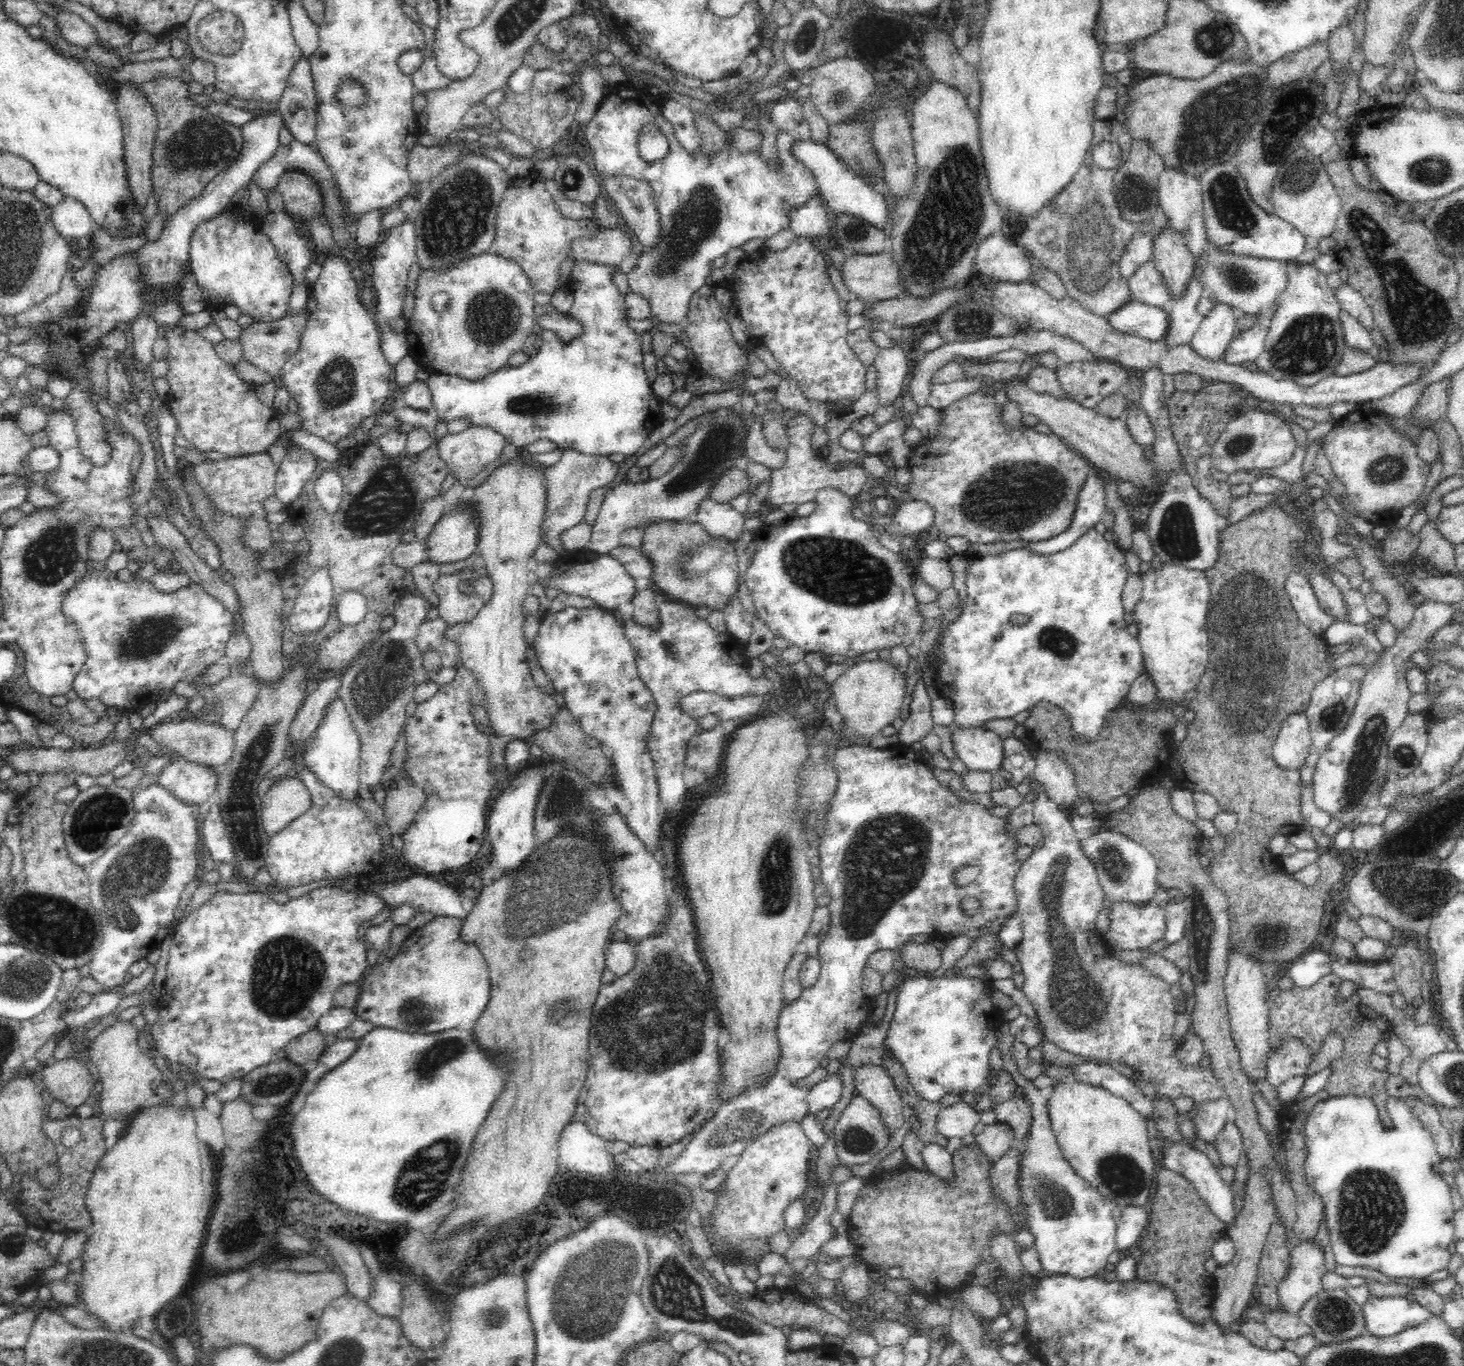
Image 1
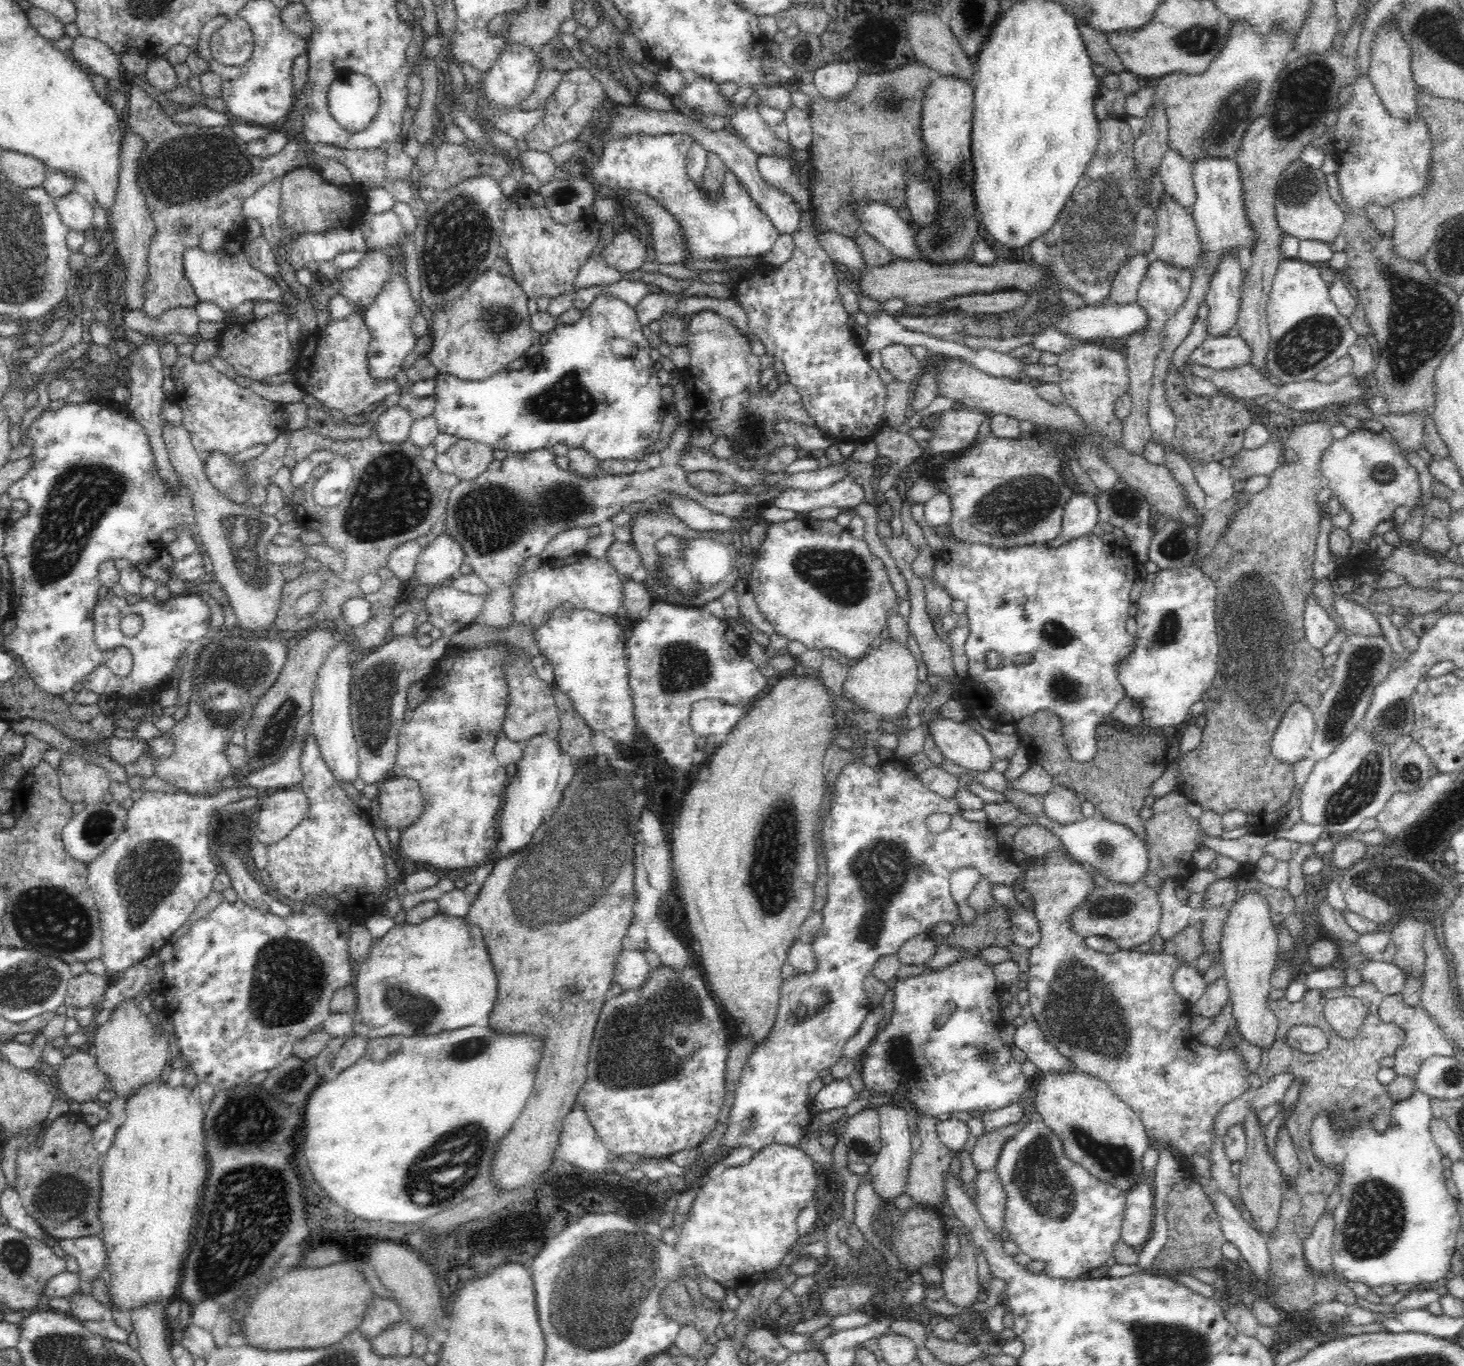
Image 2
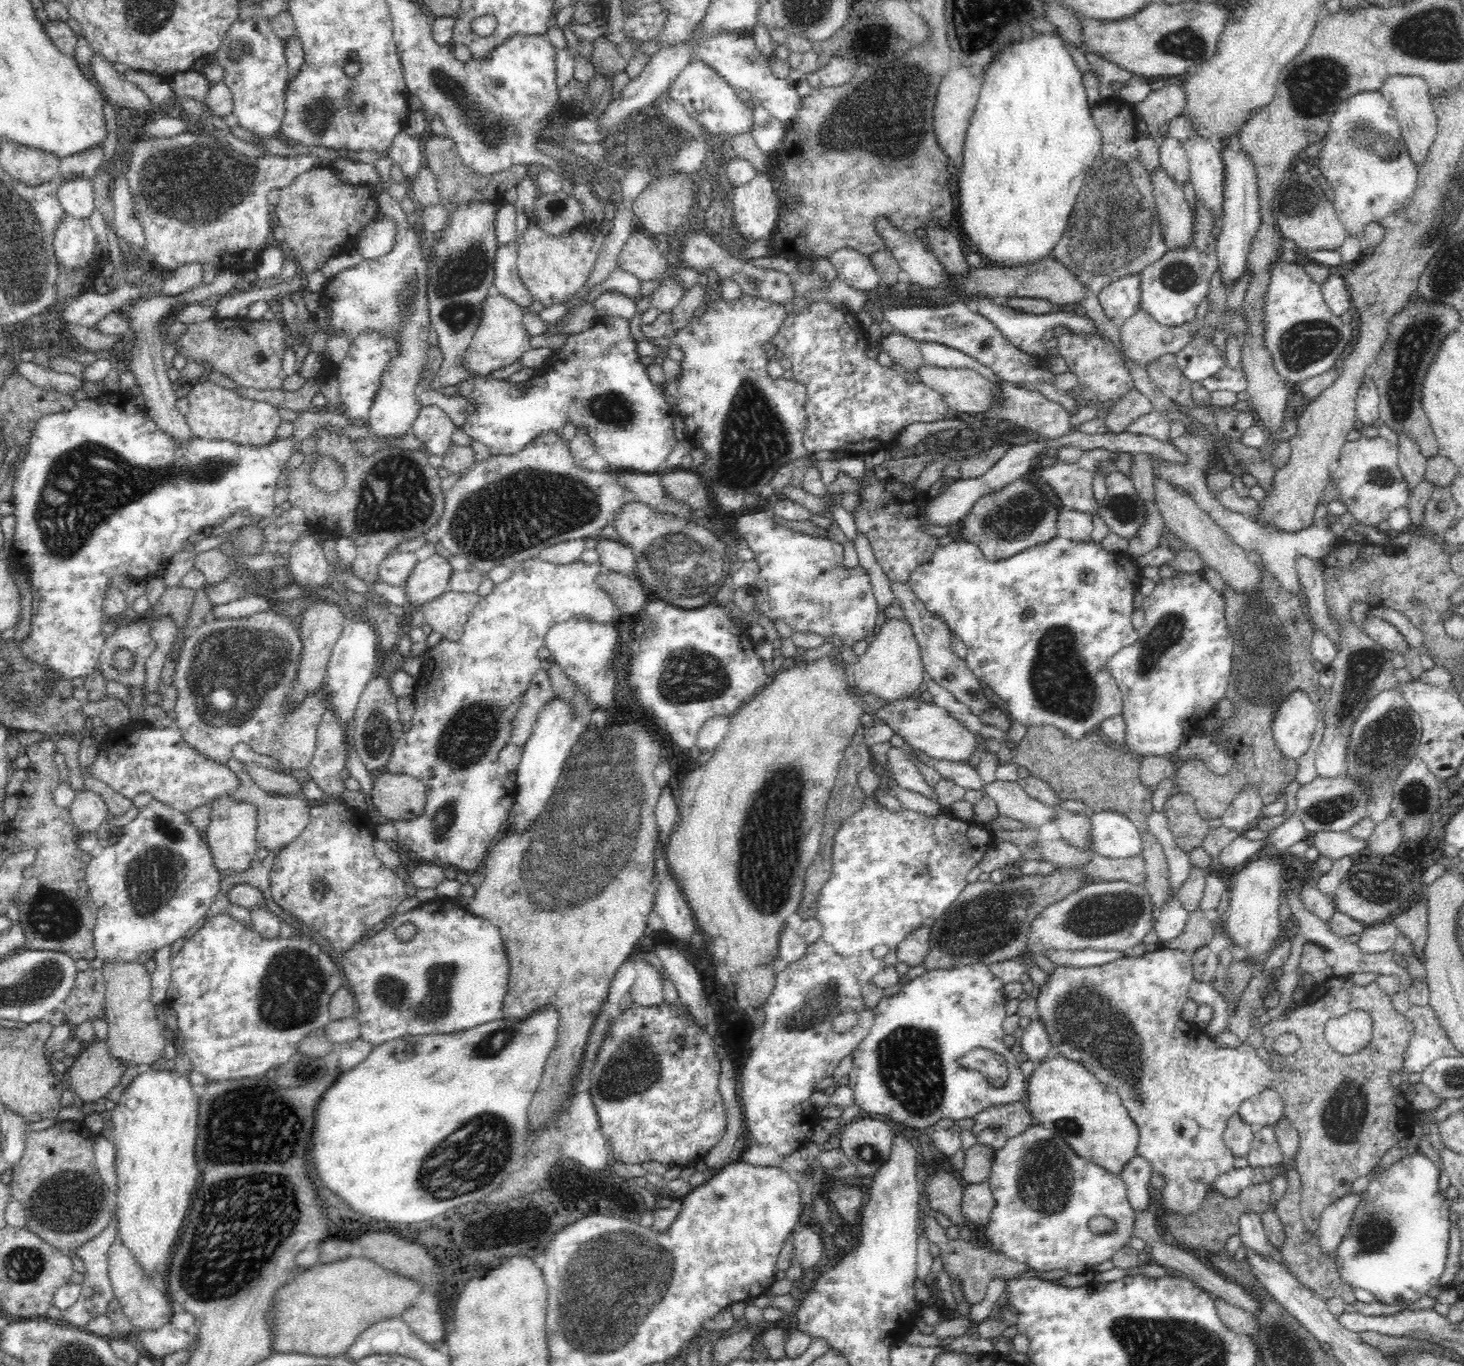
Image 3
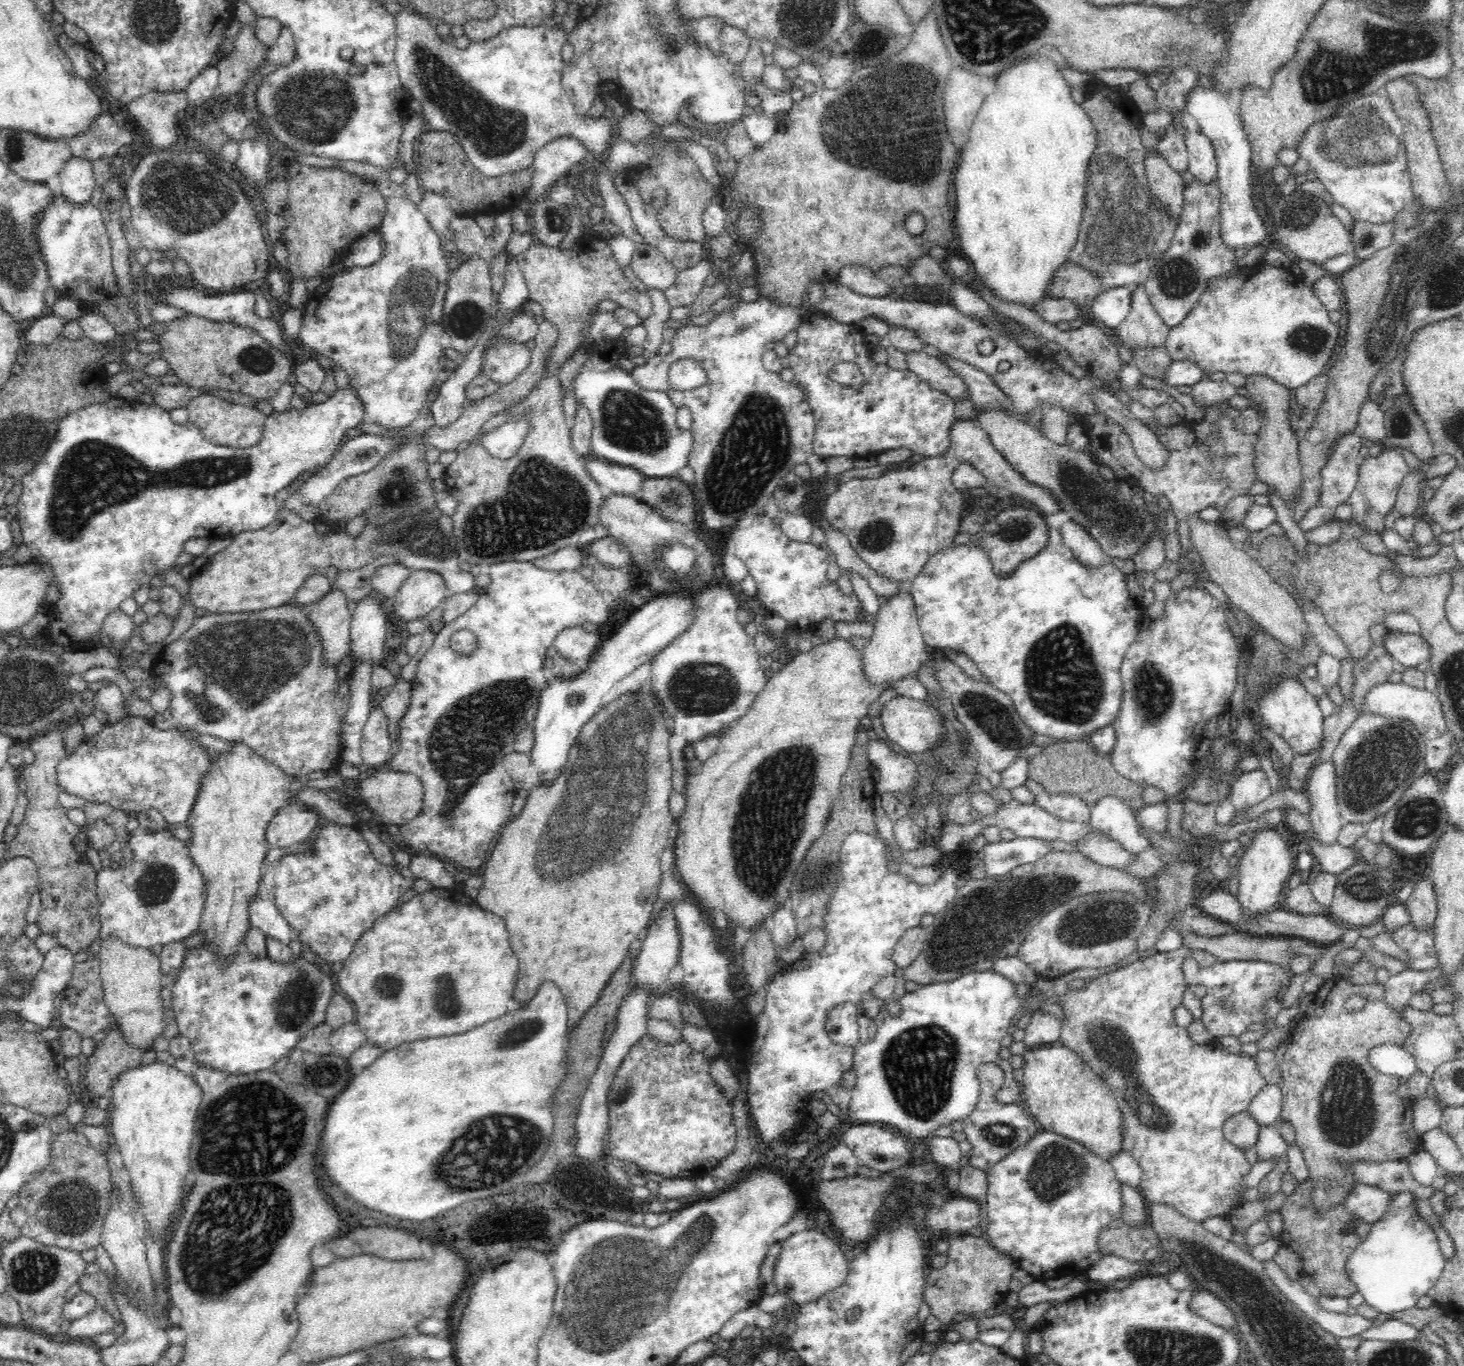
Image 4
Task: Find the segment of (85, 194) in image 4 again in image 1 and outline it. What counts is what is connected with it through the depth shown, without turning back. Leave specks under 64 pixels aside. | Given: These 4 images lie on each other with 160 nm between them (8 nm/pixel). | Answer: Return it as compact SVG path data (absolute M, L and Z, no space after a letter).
M63 197L53 206L52 222L60 235L67 240L71 238L89 240L94 232L94 219L78 199Z

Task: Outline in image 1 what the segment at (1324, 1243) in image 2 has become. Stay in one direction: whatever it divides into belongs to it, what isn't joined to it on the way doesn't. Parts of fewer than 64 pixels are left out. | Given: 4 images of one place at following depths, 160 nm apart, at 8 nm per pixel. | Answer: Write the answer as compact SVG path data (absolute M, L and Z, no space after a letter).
M1313 1238L1301 1241L1290 1252L1288 1274L1276 1290L1280 1308L1275 1310L1297 1314L1311 1296L1324 1289L1322 1276L1326 1270L1322 1246Z

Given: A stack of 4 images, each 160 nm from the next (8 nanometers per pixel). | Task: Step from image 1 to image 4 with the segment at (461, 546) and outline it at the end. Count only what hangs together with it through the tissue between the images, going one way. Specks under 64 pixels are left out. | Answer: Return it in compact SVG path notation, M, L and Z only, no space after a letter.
M416 570L406 578L394 597L394 616L410 622L426 617L448 595L446 582L436 571Z

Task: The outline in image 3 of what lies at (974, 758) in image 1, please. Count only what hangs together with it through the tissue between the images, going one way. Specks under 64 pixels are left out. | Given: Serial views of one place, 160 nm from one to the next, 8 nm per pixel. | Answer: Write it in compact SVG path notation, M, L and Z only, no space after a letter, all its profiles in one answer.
M910 696L905 699L892 701L888 706L879 709L875 719L882 719L894 734L902 736L903 740L915 750L921 750L924 754L935 760L947 760L961 764L968 762L968 758L974 752L976 736L968 731L962 723L949 716L949 713L936 705L929 697L917 698Z

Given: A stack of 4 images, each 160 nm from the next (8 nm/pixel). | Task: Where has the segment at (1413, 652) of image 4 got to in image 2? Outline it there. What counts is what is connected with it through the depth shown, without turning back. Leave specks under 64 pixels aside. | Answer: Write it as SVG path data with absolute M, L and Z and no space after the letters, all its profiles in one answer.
M1336 594L1336 598L1332 600L1331 608L1334 608L1334 612L1338 613L1342 619L1346 631L1362 636L1384 635L1378 619L1370 613L1365 605L1362 606Z

